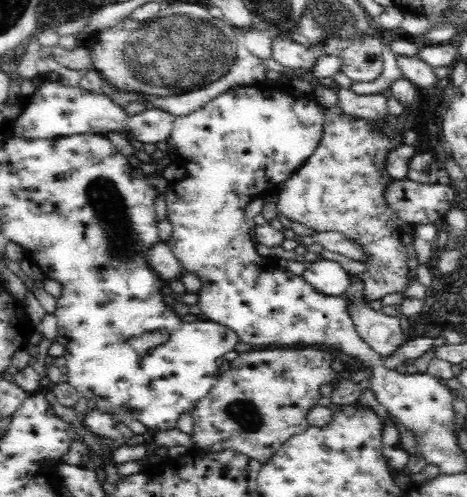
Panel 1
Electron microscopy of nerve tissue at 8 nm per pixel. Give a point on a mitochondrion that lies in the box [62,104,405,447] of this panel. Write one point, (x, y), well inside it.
(120, 248)

